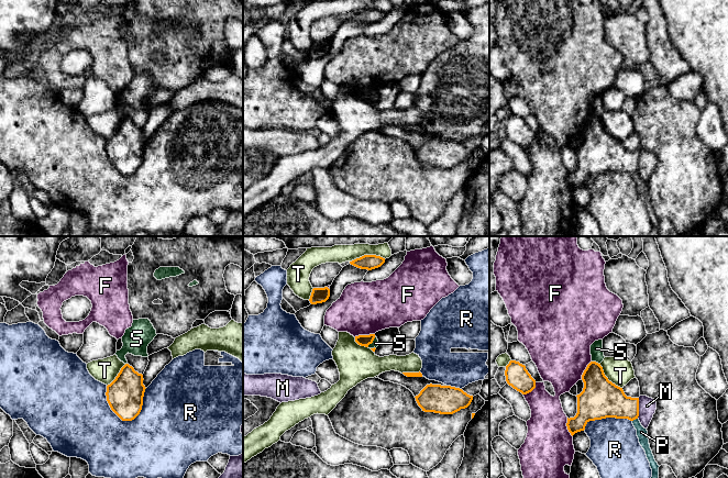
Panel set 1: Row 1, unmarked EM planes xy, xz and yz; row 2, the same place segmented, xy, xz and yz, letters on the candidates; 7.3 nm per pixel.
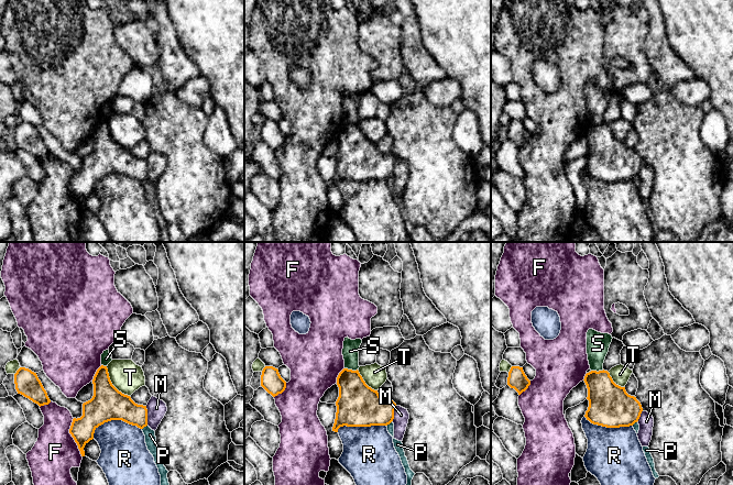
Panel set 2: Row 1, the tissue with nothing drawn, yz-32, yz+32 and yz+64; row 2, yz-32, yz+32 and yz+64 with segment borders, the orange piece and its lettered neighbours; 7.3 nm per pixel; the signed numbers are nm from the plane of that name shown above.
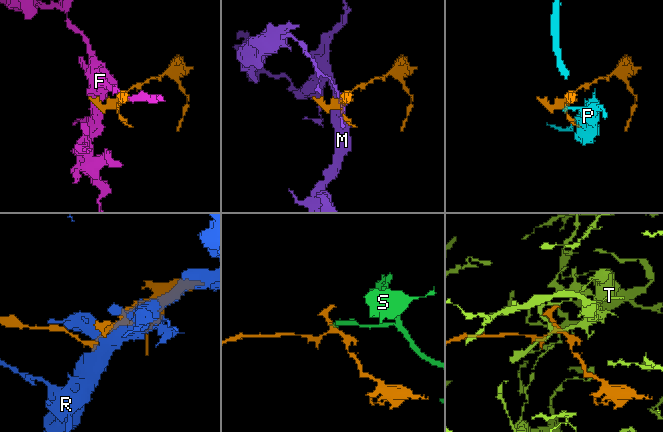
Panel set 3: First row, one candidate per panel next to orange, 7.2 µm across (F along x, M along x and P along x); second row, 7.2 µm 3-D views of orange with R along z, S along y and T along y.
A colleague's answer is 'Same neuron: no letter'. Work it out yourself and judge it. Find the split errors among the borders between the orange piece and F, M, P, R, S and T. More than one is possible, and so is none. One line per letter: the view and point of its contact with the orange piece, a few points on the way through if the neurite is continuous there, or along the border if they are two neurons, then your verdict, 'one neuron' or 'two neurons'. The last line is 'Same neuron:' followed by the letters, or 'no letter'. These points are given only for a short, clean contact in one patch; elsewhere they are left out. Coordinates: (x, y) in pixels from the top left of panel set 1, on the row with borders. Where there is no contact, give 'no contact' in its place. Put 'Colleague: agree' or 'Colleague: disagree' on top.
Colleague: agree
F: xz (364, 335) | two neurons
M: yz (638, 408) | two neurons
P: yz (635, 419) | two neurons
R: xy (114, 412) | two neurons
S: yz (595, 362) | along yz (592, 360), (599, 364) | two neurons
T: xz (367, 255) | two neurons
Same neuron: no letter

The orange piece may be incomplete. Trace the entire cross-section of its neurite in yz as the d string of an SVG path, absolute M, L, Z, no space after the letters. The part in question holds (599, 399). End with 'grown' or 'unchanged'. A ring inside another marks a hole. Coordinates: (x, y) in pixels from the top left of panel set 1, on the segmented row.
M591 362L582 375L583 391L577 394L577 413L567 418L567 430L573 436L584 431L589 421L606 418L628 419L639 416L639 398L627 397L622 388L605 376L603 367Z; unchanged

